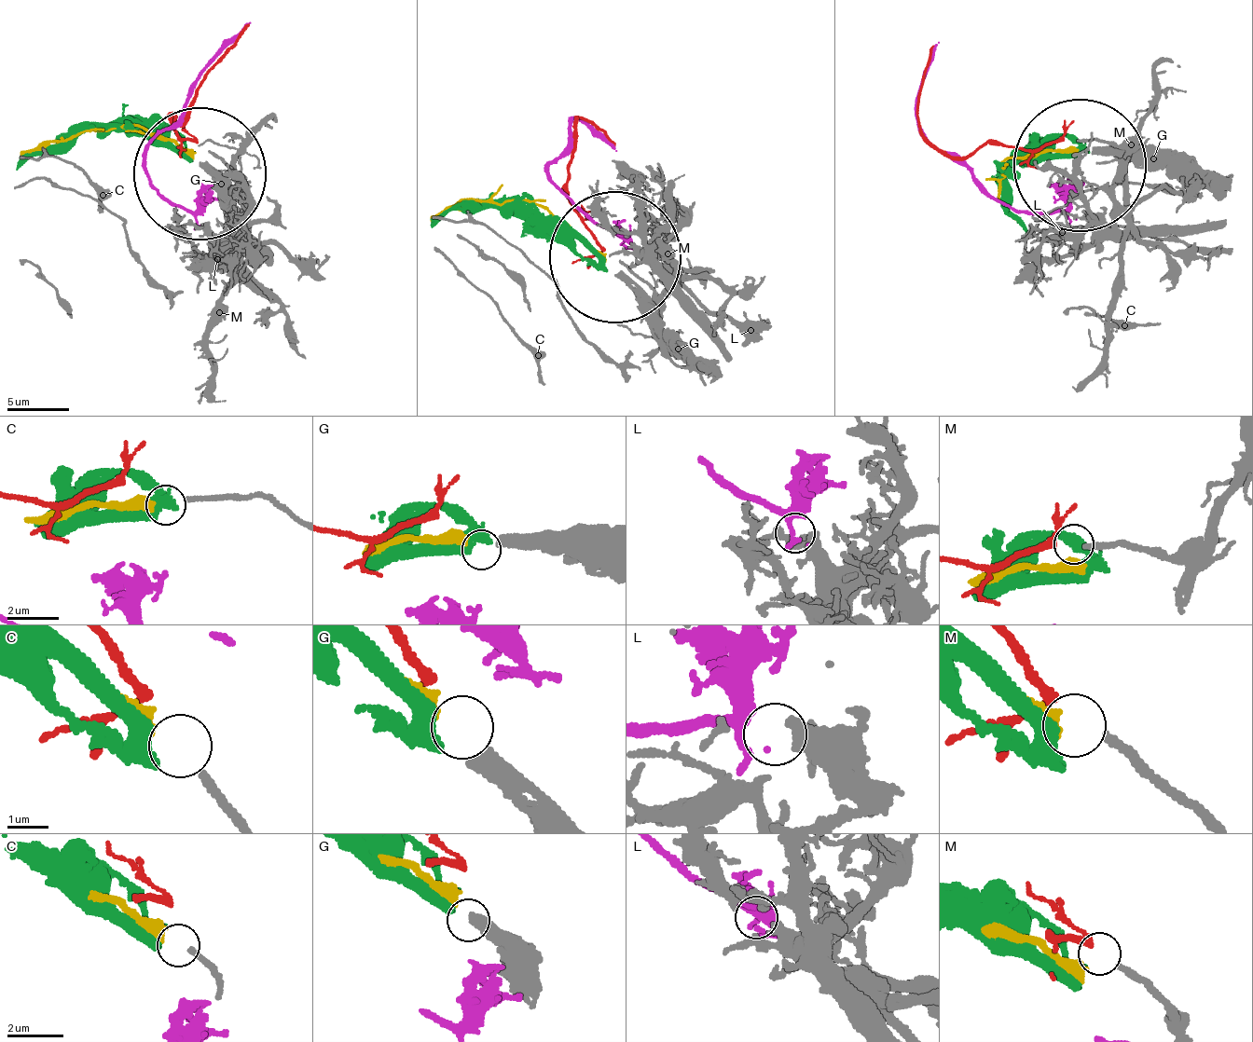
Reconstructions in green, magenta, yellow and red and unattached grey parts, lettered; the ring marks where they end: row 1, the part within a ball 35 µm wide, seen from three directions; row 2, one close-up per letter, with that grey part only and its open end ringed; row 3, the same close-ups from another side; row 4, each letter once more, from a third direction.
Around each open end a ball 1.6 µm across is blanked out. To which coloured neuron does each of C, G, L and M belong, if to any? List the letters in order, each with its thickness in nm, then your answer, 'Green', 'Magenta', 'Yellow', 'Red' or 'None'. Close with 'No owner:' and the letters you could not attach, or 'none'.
C: Thickness 200 nm. Yellow
G: Thickness 480 nm. Green
L: Thickness 260 nm. Magenta
M: Thickness 200 nm. Red
No owner: none

